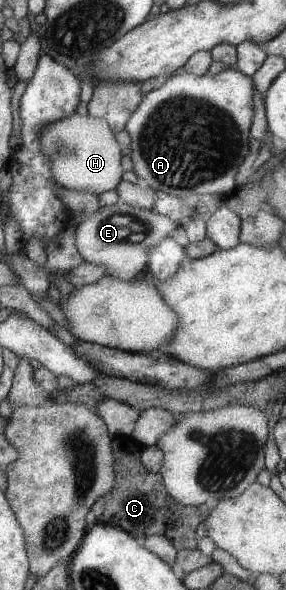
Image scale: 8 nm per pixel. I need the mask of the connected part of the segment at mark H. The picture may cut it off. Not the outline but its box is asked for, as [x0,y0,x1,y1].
[39,113,124,195]

